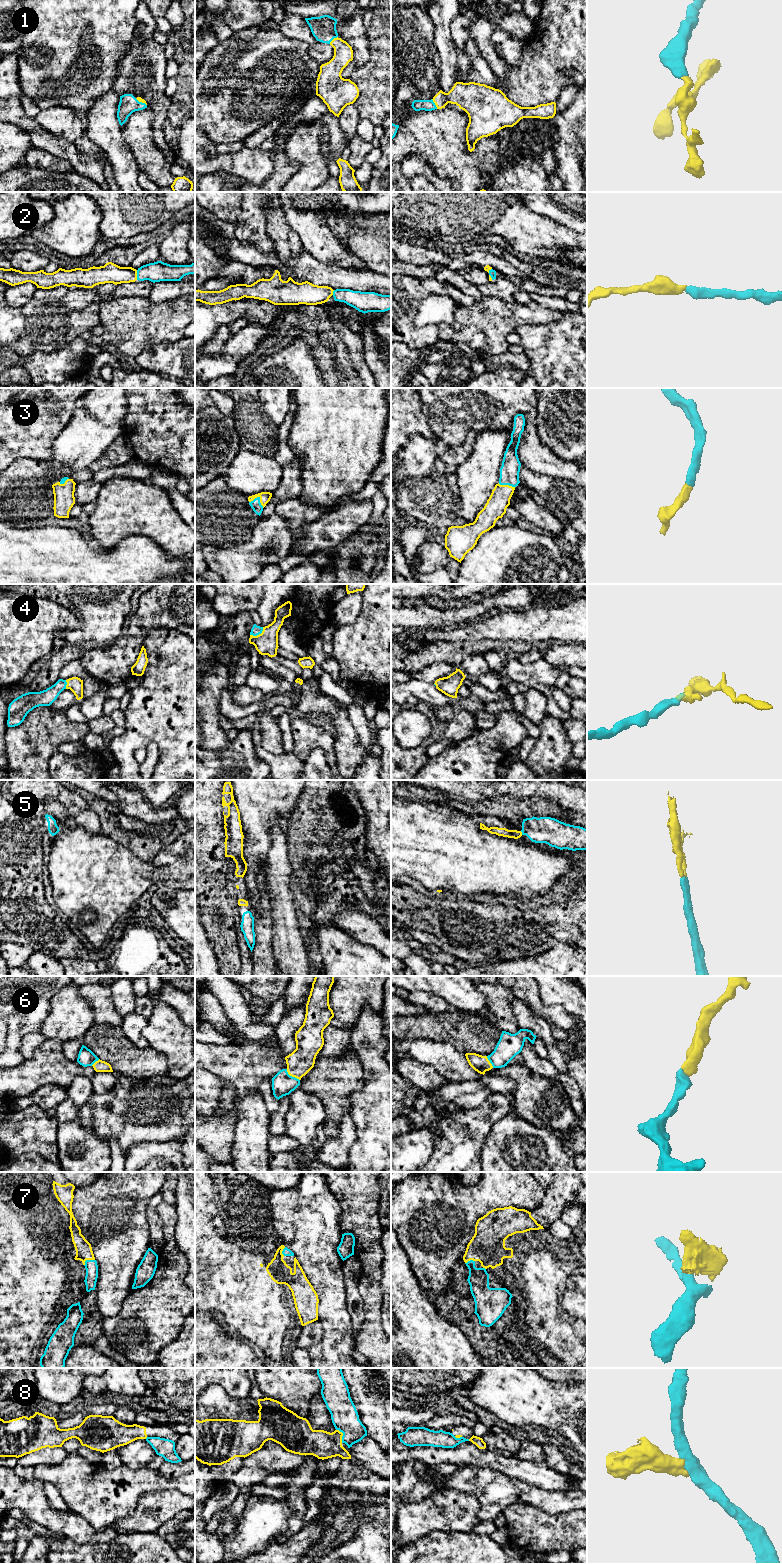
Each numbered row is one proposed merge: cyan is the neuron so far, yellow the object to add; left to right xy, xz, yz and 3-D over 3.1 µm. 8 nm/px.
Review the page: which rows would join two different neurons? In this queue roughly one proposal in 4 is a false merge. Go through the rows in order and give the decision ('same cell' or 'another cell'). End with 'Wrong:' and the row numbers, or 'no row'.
1: same cell
2: same cell
3: same cell
4: same cell
5: same cell
6: same cell
7: same cell
8: another cell
Wrong: 8

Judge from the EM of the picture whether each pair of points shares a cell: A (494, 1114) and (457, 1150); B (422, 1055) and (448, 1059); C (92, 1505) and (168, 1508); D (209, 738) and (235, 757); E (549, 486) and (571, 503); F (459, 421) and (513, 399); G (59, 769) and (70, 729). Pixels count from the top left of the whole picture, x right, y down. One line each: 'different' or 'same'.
A: same
B: same
C: different
D: different
E: same
F: same
G: different

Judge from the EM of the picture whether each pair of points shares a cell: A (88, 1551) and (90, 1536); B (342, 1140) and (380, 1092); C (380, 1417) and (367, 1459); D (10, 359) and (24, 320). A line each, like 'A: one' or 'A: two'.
A: two
B: two
C: two
D: two

